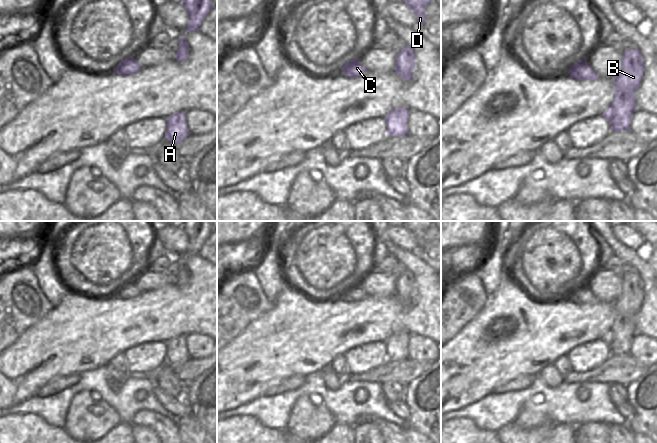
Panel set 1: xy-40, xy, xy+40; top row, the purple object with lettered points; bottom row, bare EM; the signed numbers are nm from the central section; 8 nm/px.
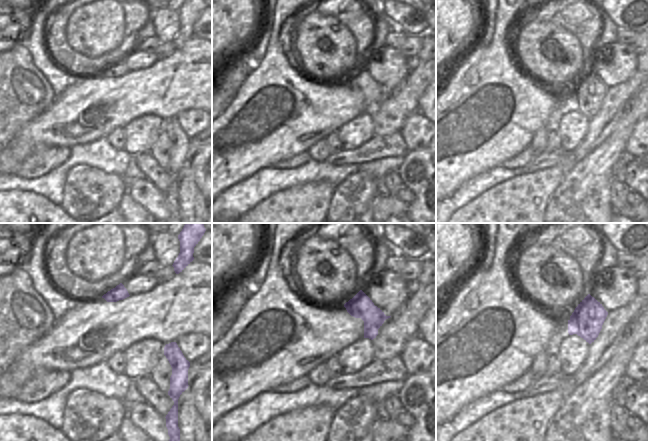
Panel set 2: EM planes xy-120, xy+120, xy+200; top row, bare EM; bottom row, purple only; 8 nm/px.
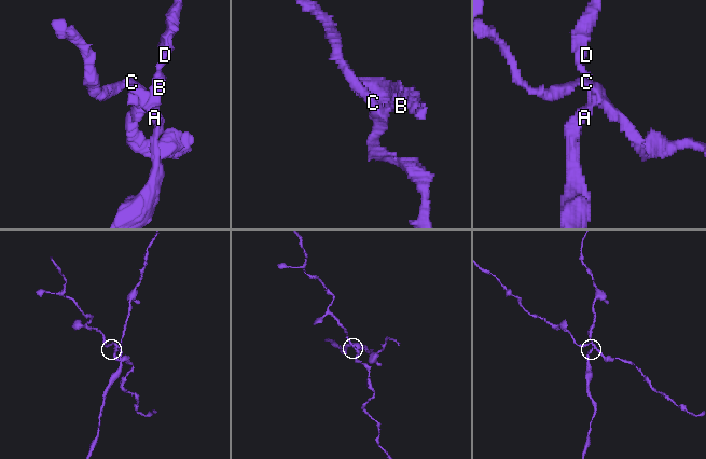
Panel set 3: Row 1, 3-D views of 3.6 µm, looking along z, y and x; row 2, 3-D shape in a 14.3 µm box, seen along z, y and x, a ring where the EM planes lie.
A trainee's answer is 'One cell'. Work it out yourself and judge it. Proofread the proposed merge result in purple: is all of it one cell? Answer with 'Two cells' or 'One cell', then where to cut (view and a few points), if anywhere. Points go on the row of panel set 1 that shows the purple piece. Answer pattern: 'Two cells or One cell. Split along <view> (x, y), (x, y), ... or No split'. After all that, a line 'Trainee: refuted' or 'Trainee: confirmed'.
Two cells. Split along xy+40 (610, 106), (610, 118), (607, 120)
Trainee: refuted

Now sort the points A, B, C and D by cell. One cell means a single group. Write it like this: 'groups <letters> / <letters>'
groups A B D / C

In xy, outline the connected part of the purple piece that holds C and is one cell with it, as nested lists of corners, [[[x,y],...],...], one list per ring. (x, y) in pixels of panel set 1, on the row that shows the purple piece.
[[[357,59],[346,63],[342,68],[341,72],[347,78],[358,78],[360,76],[364,76],[367,73],[367,69],[365,66]]]

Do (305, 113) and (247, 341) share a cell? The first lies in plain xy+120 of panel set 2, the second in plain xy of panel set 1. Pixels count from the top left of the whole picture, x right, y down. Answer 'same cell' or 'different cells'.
same cell

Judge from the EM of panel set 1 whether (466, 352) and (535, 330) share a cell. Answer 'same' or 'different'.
same

